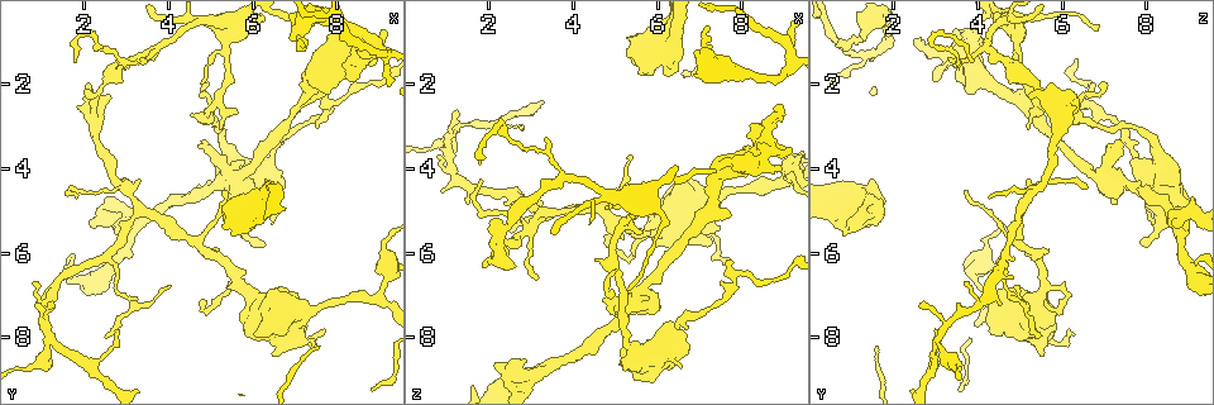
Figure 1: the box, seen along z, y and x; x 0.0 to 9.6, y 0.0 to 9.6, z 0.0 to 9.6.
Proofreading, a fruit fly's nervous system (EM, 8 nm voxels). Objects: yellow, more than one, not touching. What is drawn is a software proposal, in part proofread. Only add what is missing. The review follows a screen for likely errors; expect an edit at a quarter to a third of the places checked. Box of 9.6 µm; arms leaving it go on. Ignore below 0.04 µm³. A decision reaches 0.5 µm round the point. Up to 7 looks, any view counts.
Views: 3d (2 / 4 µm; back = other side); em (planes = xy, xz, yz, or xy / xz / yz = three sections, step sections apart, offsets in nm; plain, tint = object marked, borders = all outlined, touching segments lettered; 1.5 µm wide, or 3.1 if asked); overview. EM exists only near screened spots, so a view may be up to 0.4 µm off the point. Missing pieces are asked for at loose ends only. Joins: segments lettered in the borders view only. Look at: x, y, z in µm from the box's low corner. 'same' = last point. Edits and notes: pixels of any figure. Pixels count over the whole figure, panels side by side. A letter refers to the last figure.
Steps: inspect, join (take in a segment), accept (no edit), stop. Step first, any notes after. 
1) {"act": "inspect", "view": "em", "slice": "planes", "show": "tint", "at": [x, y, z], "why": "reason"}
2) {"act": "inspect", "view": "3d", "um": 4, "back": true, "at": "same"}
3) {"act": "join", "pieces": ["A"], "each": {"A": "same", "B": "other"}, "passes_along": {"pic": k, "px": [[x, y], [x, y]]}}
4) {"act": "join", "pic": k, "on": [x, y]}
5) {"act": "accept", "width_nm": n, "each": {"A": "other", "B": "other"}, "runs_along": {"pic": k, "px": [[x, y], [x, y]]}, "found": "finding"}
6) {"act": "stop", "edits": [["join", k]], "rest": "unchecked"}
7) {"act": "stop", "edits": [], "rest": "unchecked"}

{"act": "inspect", "view": "em", "slice": "xy", "step": 4, "show": "tint", "at": [7.15, 1.15, 0.65], "why": "free end"}

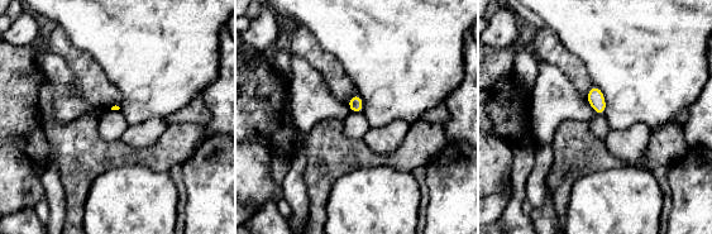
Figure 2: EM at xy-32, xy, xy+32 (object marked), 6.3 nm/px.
{"act": "inspect", "view": "em", "slice": "planes", "show": "borders", "at": "same", "why": "cut it another way"}

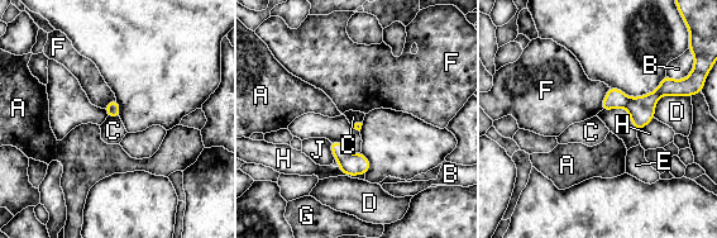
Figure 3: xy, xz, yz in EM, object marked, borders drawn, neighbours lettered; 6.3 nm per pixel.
{"act": "accept", "each": {"A": "other", "B": "other", "C": "other", "D": "other", "E": "other", "F": "other", "G": "other", "H": "other", "J": "other"}, "border": {"pic": 3, "px": [[108, 115], [119, 118]]}, "found": "none of them fits"}

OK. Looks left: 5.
{"act": "inspect", "view": "3d", "um": 2, "at": [8.20, 1.85, 3.05], "why": "thick end"}

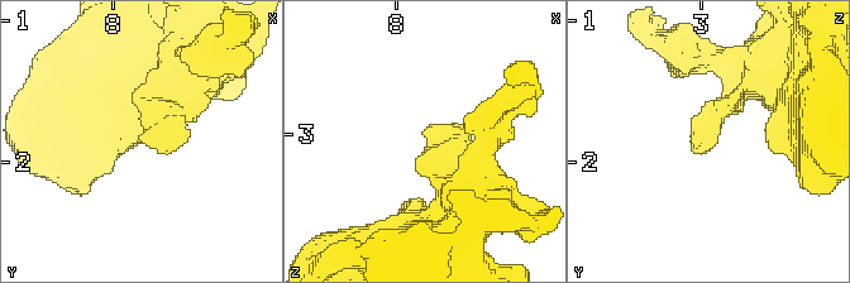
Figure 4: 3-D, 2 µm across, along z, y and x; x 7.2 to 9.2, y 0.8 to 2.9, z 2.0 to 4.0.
{"act": "inspect", "view": "em", "slice": "yz", "step": 4, "show": "plain", "at": [8.18, 1.86, 2.98], "why": "shape alone is not enough"}

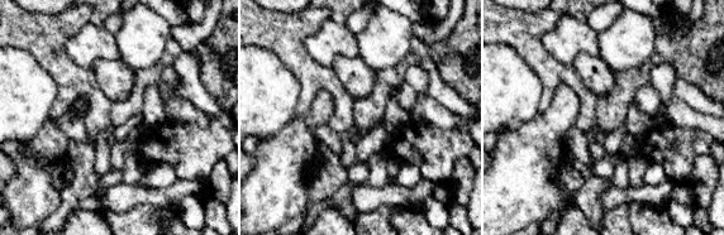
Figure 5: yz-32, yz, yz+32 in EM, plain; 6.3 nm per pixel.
{"act": "inspect", "view": "em", "slice": "yz", "step": 4, "show": "borders", "at": "same"}

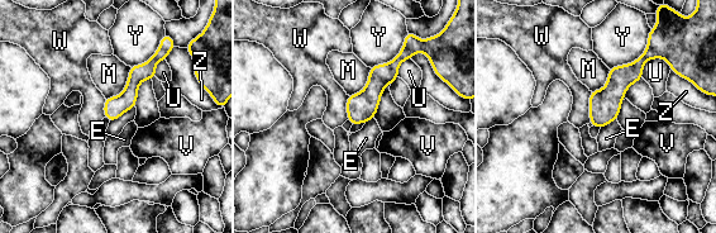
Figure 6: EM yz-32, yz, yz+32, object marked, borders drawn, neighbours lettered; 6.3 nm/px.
{"act": "accept", "each": {"E": "other", "M": "other", "U": "other", "V": "other", "W": "other", "Y": "other", "Z": "other"}, "found": "no lettered segment goes on from it"}

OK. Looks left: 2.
{"act": "stop", "edits": [], "rest": "unchecked"}

